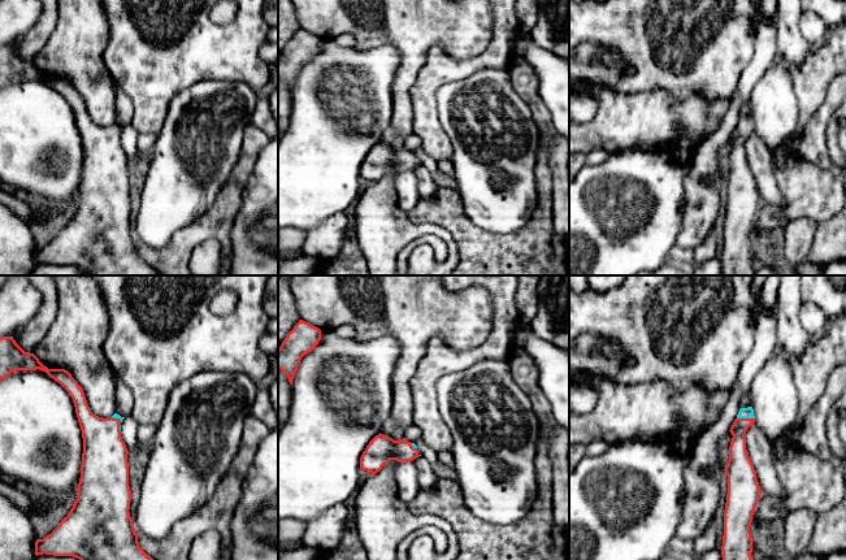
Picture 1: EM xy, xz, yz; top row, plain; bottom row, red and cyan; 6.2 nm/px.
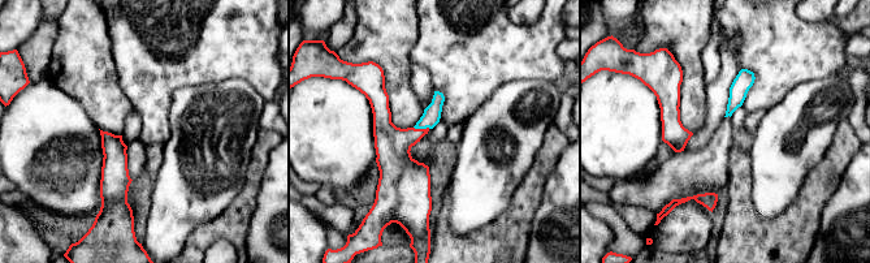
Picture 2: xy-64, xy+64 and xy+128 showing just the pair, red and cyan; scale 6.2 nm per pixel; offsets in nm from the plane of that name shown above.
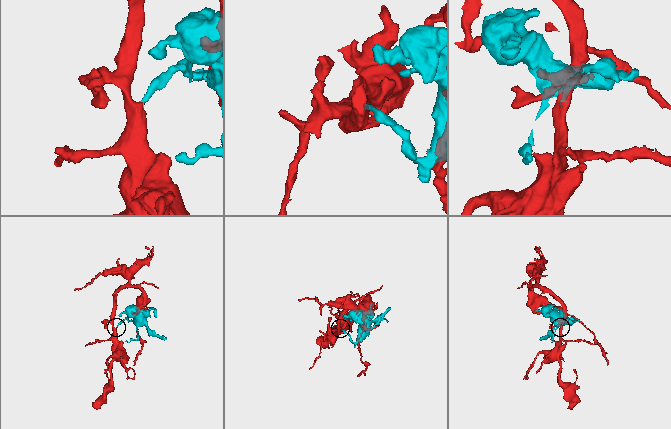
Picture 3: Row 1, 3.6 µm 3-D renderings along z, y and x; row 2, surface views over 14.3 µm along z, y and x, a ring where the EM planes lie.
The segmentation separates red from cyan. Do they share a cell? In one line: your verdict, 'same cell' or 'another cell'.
same cell

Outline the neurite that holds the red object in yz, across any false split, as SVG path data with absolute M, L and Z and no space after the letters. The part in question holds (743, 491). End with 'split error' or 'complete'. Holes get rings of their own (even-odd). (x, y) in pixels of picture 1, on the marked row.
M752 407L741 408L730 433L729 460L725 466L728 494L724 512L723 560L754 560L750 526L760 499L756 472L746 450L746 431L755 422Z | split error

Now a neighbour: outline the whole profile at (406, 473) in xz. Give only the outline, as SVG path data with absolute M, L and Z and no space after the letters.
M398 461L394 478L396 481L398 496L408 503L415 499L420 490L420 483L417 478L417 468L413 461Z

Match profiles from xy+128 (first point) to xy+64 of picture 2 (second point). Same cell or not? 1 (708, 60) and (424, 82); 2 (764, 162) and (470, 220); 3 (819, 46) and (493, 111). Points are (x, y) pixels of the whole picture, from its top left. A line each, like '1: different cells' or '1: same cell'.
1: same cell
2: same cell
3: different cells

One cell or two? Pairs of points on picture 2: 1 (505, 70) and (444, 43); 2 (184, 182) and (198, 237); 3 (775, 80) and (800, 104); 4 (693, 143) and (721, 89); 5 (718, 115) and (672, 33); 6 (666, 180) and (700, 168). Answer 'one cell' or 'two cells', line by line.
1: one cell
2: two cells
3: two cells
4: one cell
5: two cells
6: one cell

